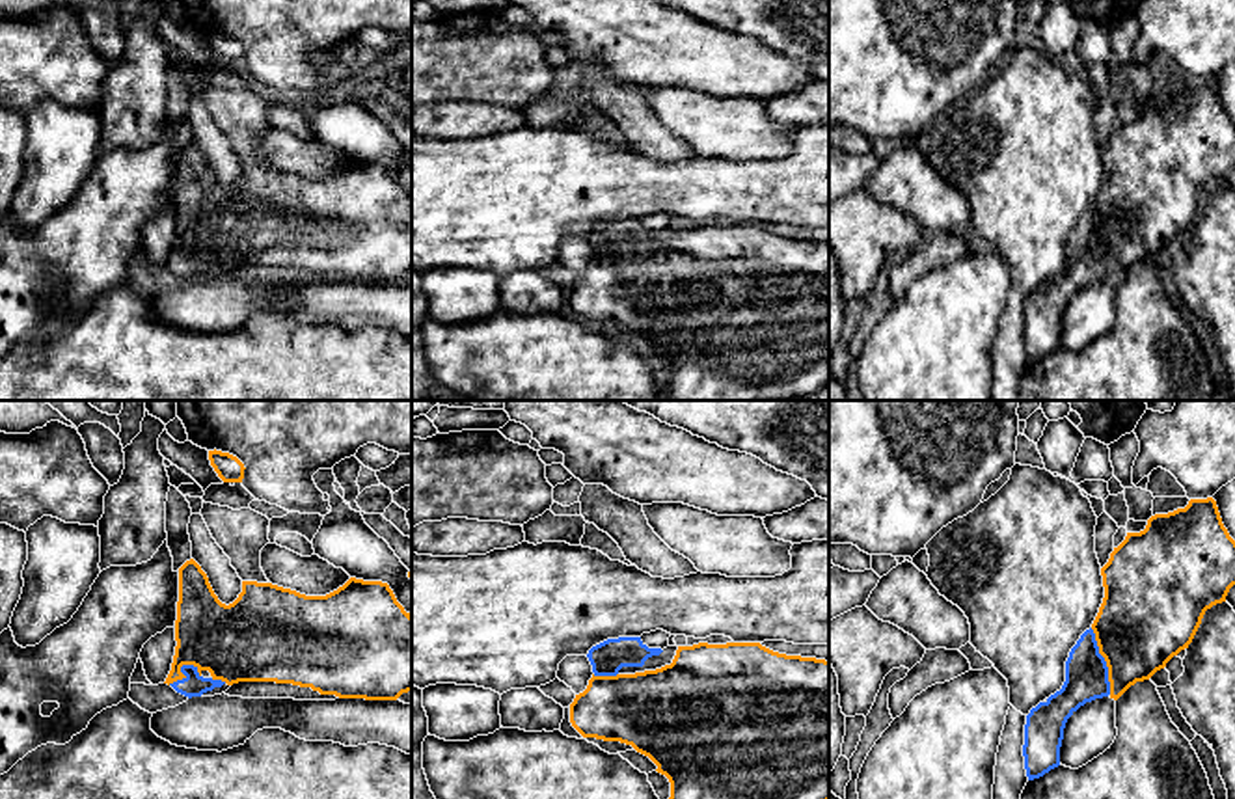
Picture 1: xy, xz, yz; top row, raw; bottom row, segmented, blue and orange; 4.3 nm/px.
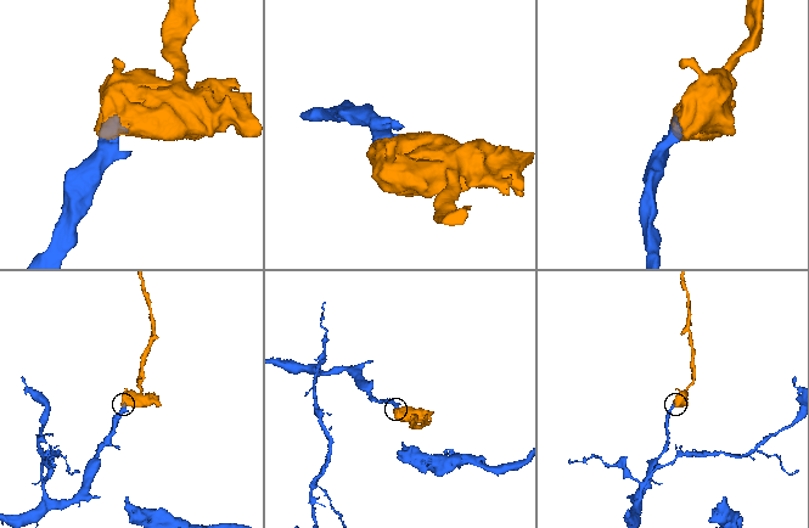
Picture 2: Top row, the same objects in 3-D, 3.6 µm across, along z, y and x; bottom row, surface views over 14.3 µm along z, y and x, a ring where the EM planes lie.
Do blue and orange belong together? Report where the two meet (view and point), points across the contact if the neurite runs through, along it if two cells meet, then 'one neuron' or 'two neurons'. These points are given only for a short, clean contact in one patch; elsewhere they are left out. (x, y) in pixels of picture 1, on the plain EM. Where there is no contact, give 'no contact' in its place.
contact yz (1105, 244); way yz (1086, 257), (1105, 244), (1144, 203); one neuron

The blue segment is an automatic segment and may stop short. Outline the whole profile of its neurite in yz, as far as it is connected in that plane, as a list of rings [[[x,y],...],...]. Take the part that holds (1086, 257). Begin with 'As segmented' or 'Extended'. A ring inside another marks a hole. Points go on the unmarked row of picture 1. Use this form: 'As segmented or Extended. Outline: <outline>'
Extended. Outline: [[[1190,82],[1185,91],[1155,97],[1140,115],[1127,115],[1101,151],[1105,181],[1090,212],[1071,231],[1060,274],[1026,298],[1025,352],[1028,363],[1060,348],[1067,302],[1086,285],[1118,283],[1192,225],[1207,192],[1226,184],[1235,168],[1235,123],[1222,106],[1216,84]]]

